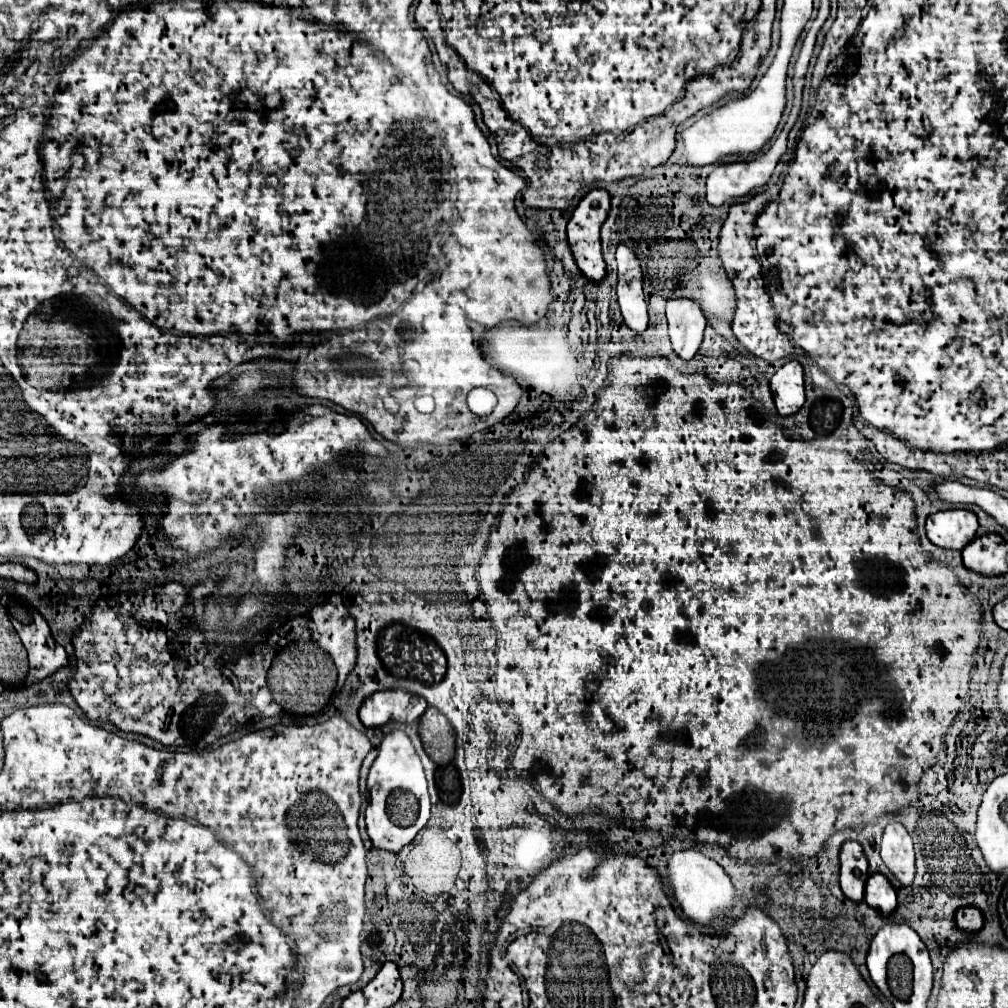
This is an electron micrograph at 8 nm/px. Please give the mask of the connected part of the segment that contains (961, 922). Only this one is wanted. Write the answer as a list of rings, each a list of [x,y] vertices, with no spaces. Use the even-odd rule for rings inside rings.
[[[966,906],[966,908],[960,908],[956,912],[956,926],[960,930],[968,930],[968,932],[978,932],[984,924],[984,916],[978,908],[974,906]]]

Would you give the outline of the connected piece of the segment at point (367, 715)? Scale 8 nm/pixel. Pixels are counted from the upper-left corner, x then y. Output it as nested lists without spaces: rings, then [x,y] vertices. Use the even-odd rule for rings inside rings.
[[[380,690],[378,694],[370,694],[360,706],[360,720],[366,728],[382,726],[390,720],[396,722],[414,722],[428,708],[422,696],[414,696],[406,690]]]

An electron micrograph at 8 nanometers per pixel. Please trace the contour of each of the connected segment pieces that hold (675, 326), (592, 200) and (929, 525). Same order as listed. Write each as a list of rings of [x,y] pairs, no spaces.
[[[674,298],[666,302],[666,318],[670,328],[670,342],[682,360],[692,360],[700,348],[706,316],[702,308],[690,298]]]
[[[606,190],[588,192],[568,222],[568,242],[582,274],[594,282],[606,274],[606,264],[600,252],[600,226],[610,210],[610,194]]]
[[[968,510],[936,512],[926,520],[926,534],[940,548],[962,550],[976,538],[976,530],[978,518]]]

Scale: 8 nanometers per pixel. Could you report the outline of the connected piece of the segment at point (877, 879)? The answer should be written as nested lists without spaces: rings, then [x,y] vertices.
[[[870,874],[864,896],[866,902],[876,908],[882,916],[888,916],[896,910],[896,892],[884,874]]]

